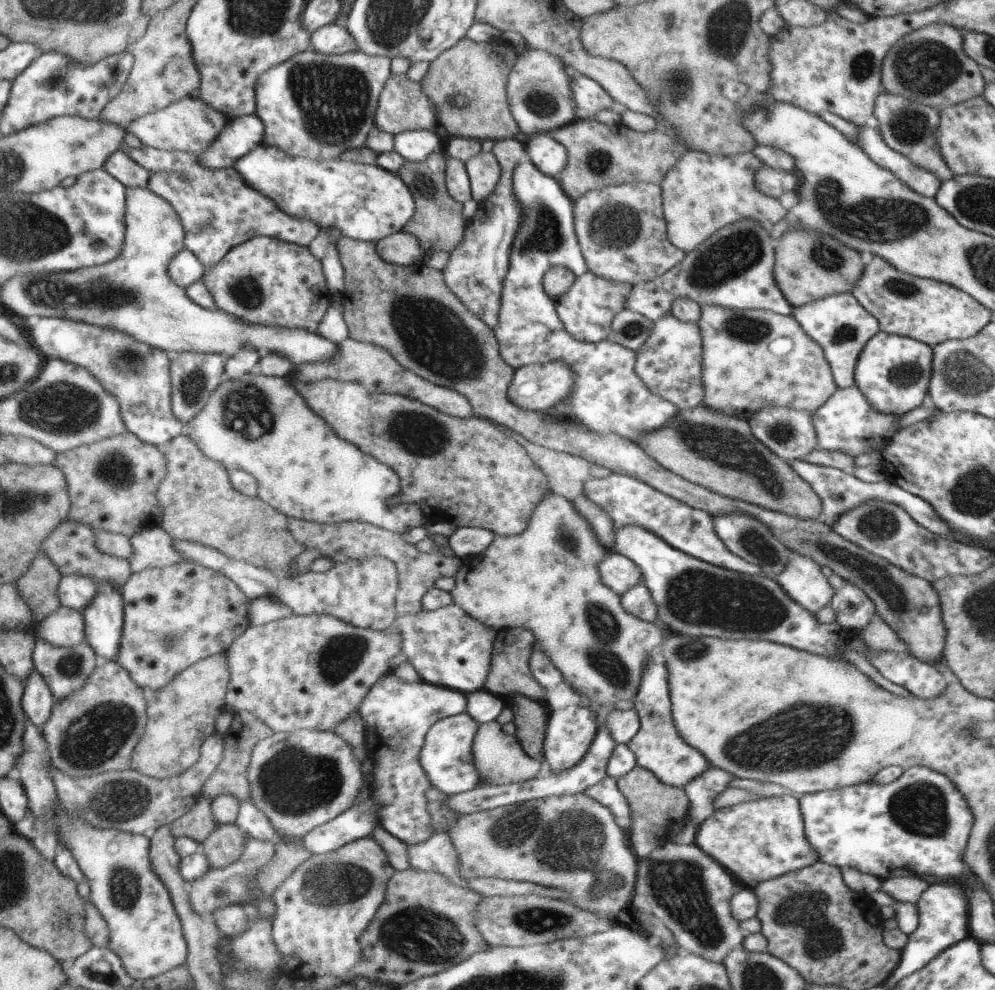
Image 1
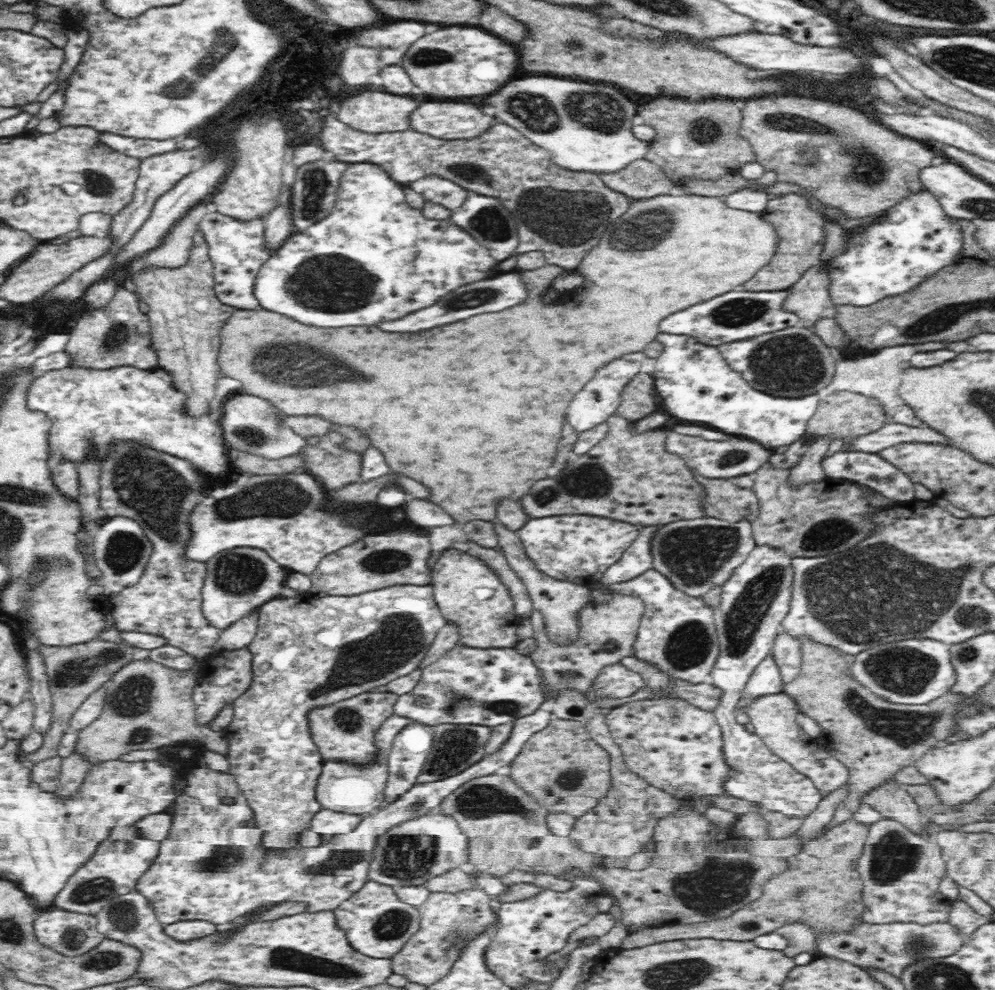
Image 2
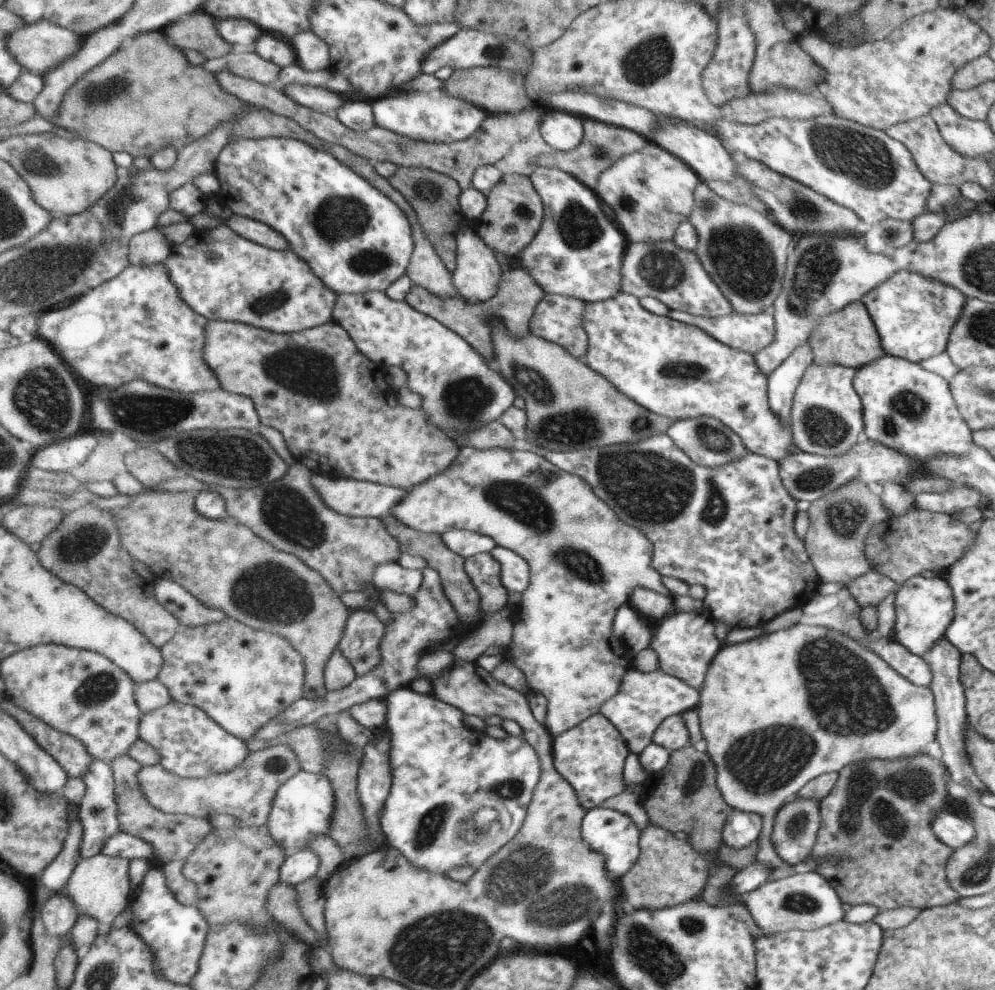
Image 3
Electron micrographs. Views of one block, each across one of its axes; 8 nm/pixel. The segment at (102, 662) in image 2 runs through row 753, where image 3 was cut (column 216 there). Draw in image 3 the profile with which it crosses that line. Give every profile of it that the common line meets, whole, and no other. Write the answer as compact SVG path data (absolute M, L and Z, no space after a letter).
M206 10L178 18L164 33L182 49L195 49L207 59L219 59L234 50L234 45L218 32L219 21Z

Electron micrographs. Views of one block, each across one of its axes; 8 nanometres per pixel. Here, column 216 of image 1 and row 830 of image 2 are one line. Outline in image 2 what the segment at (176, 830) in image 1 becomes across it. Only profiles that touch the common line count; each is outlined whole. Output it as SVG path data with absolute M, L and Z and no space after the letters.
M802 640L800 652L802 666L799 676L795 678L796 684L806 688L806 690L816 690L816 692L812 692L816 696L814 698L795 698L796 704L802 713L807 714L820 725L821 735L818 743L828 750L833 758L843 762L849 768L850 777L848 783L850 794L847 801L840 805L839 810L833 814L830 822L824 828L820 828L814 836L802 836L794 833L781 839L752 841L751 846L755 846L756 854L761 857L790 858L796 856L804 843L813 841L827 833L832 827L842 825L843 822L852 819L853 814L860 805L858 796L868 792L868 790L878 786L878 784L890 780L898 771L908 765L912 765L915 760L918 760L930 749L941 745L946 738L949 738L949 727L952 726L953 702L955 698L950 693L939 696L923 705L900 705L888 702L881 696L874 694L853 677L851 674L852 656L846 655L834 647L827 647L824 644L812 642L812 640Z

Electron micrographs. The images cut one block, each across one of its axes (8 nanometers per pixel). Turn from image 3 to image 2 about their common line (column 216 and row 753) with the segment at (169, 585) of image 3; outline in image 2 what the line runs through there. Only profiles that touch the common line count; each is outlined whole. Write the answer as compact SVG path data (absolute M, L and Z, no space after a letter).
M561 694L555 701L545 700L539 708L551 713L553 718L582 723L582 726L590 733L591 739L596 744L600 744L609 754L609 772L605 792L597 800L596 806L587 810L582 816L575 818L576 822L572 825L572 830L567 836L568 840L574 842L582 852L596 854L596 858L600 858L600 862L604 863L604 867L628 867L628 864L632 862L632 857L639 854L644 854L645 857L652 855L653 847L656 846L656 839L653 837L656 827L662 818L667 817L680 806L682 800L657 786L652 786L645 778L628 768L622 749L616 744L606 726L605 711L594 706L588 706L588 702L584 701L580 694Z

